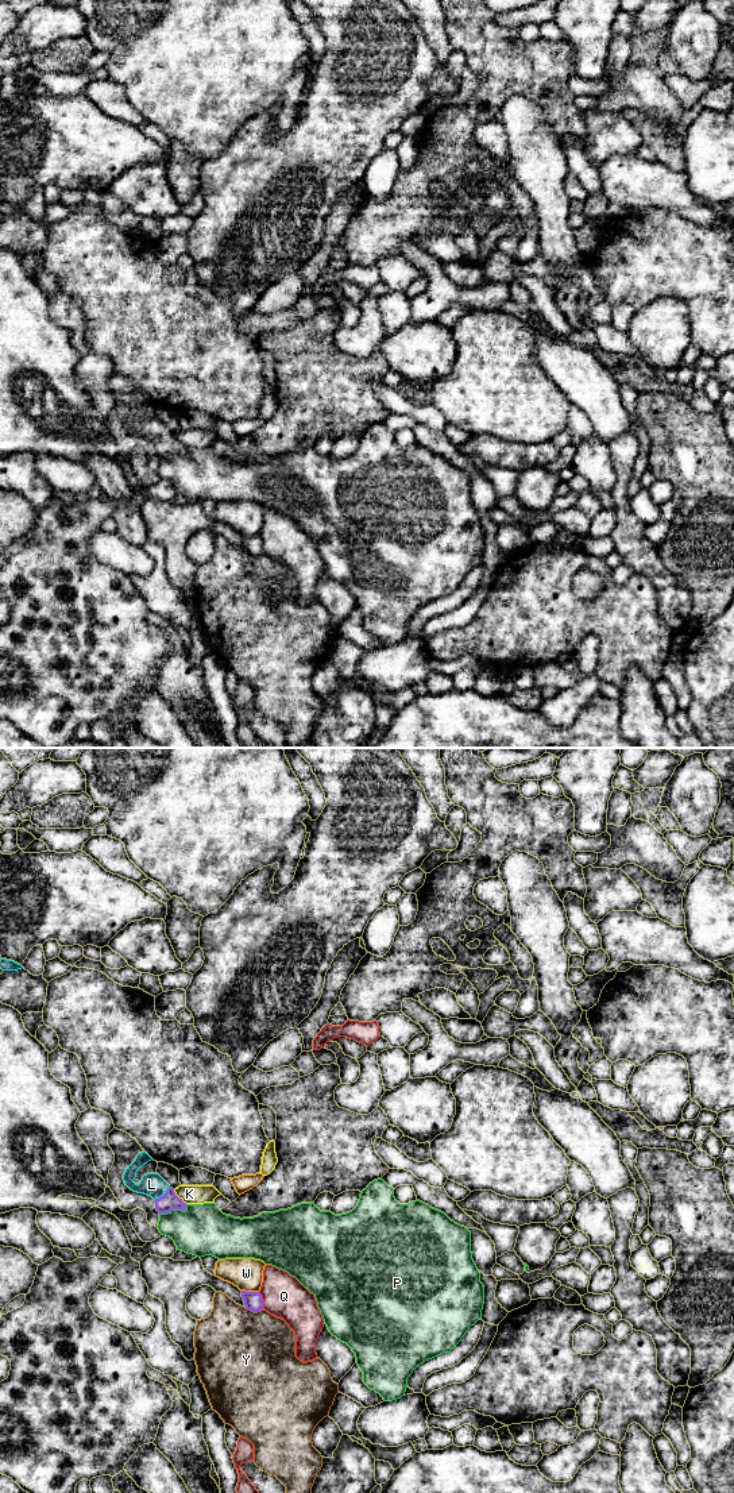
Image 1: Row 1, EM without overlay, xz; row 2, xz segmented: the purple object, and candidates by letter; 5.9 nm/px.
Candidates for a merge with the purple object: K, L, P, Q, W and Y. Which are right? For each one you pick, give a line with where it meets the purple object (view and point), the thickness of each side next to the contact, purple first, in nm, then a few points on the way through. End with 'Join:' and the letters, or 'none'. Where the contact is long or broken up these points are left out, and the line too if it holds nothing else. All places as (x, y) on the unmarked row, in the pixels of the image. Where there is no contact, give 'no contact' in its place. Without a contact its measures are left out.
L: xz (163, 439) | 100/140 nm | across xz (169, 444), (163, 439), (151, 428)
Join: L

